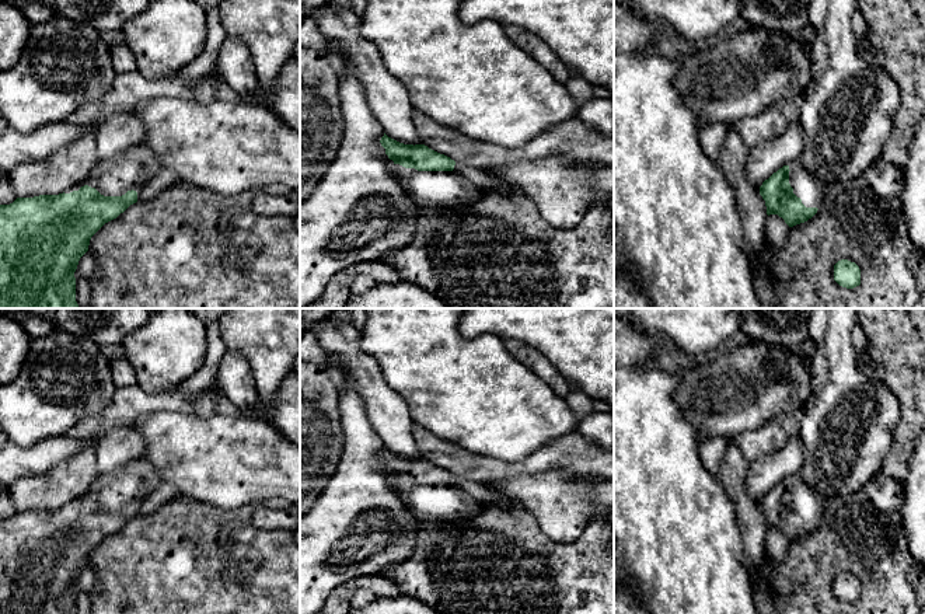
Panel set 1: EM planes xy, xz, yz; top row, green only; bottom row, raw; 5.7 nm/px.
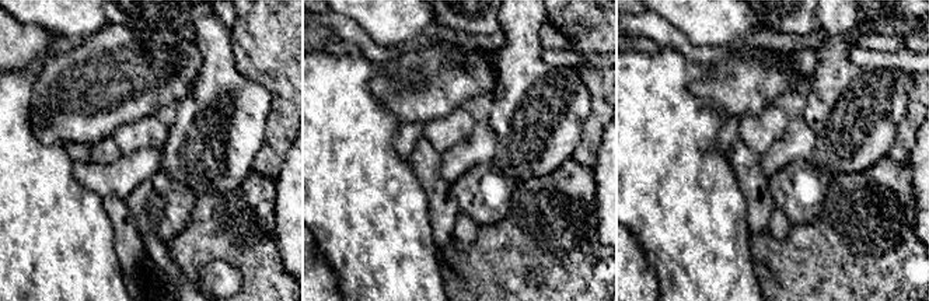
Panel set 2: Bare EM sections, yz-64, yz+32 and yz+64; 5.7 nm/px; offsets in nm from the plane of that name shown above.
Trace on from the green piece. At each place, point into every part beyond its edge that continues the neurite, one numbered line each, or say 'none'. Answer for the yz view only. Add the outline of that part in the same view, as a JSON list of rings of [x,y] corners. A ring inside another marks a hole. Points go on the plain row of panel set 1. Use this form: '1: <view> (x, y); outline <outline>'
1: yz (806, 501); outline [[[799,474],[785,478],[789,481],[789,498],[793,502],[793,507],[802,513],[806,521],[820,521],[823,514],[823,499],[811,489]]]

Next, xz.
1: xz (450, 503); outline [[[392,478],[404,503],[422,517],[432,520],[464,523],[488,507],[457,485],[418,485]]]

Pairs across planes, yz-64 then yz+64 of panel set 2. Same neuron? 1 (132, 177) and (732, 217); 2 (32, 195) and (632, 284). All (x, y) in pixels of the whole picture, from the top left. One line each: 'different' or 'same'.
1: different
2: different

